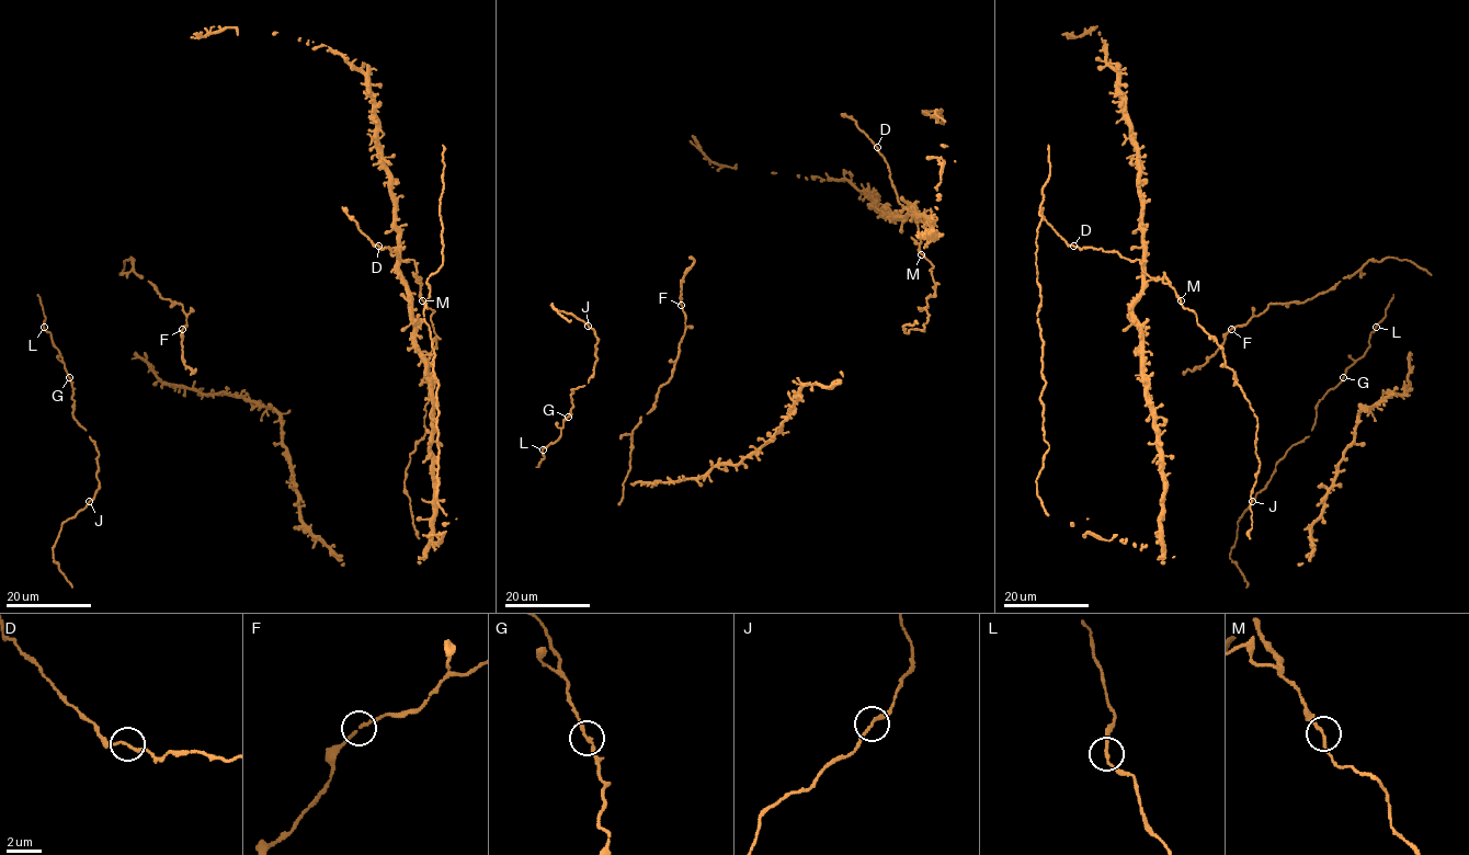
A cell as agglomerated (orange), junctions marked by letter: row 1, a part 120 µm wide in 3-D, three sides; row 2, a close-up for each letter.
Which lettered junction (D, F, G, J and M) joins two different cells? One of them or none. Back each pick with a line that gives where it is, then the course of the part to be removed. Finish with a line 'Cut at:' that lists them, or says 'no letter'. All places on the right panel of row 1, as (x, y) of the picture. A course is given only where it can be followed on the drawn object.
Cut at: no letter

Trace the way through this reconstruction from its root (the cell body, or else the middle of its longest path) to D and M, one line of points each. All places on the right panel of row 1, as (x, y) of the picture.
D: (1234, 379), (1226, 365), (1222, 349), (1168, 283), (1151, 277), (1139, 260), (1072, 244)
M: (1234, 379), (1233, 372), (1226, 365), (1222, 349), (1181, 300)

